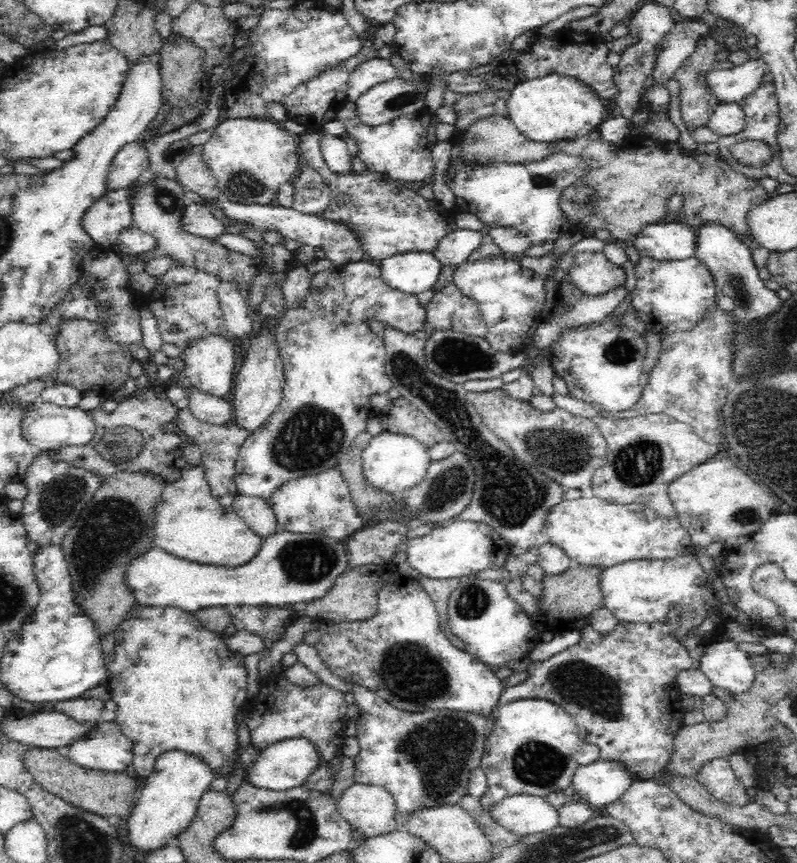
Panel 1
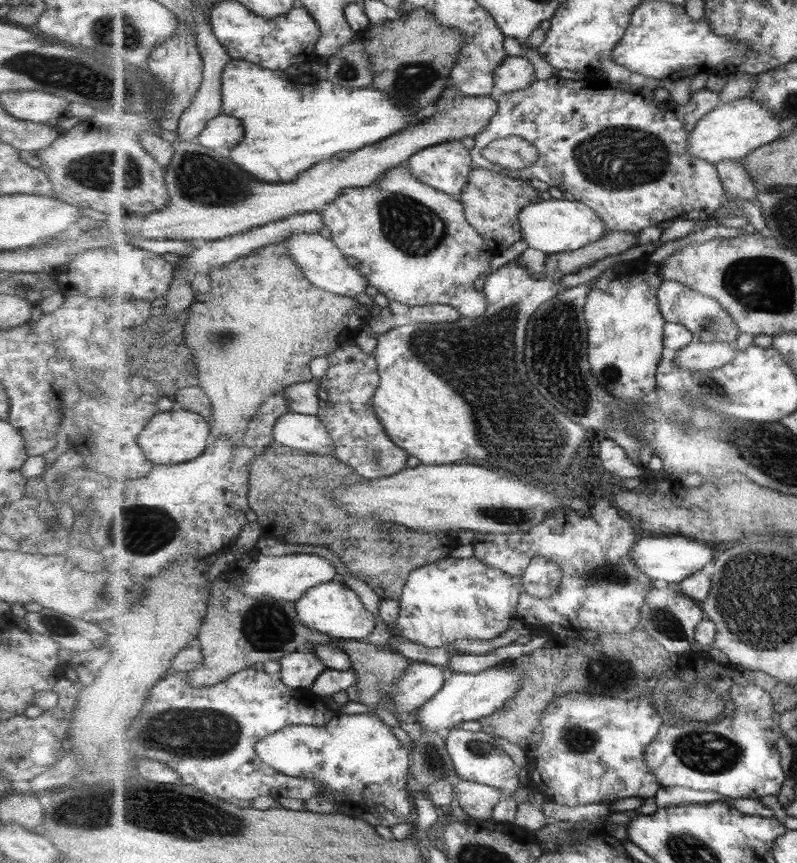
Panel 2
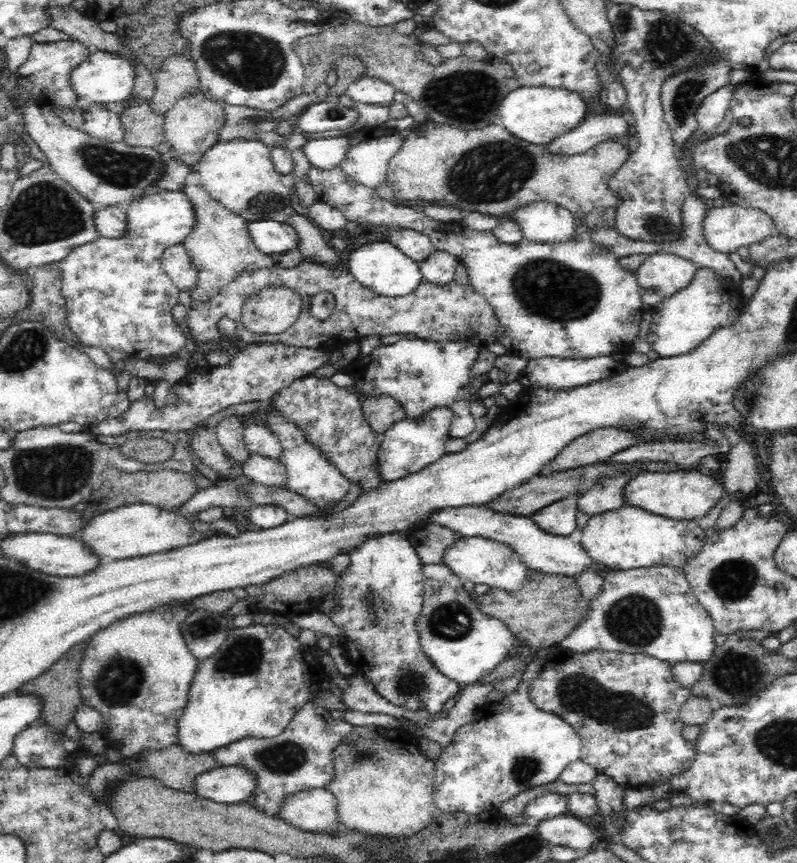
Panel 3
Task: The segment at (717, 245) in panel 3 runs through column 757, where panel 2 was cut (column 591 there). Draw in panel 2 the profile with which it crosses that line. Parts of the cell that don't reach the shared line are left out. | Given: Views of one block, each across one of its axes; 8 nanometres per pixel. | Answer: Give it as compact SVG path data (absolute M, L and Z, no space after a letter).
M546 199L525 206L519 214L523 240L529 248L541 250L547 255L573 252L592 242L599 241L609 230L606 222L590 206L577 200Z

